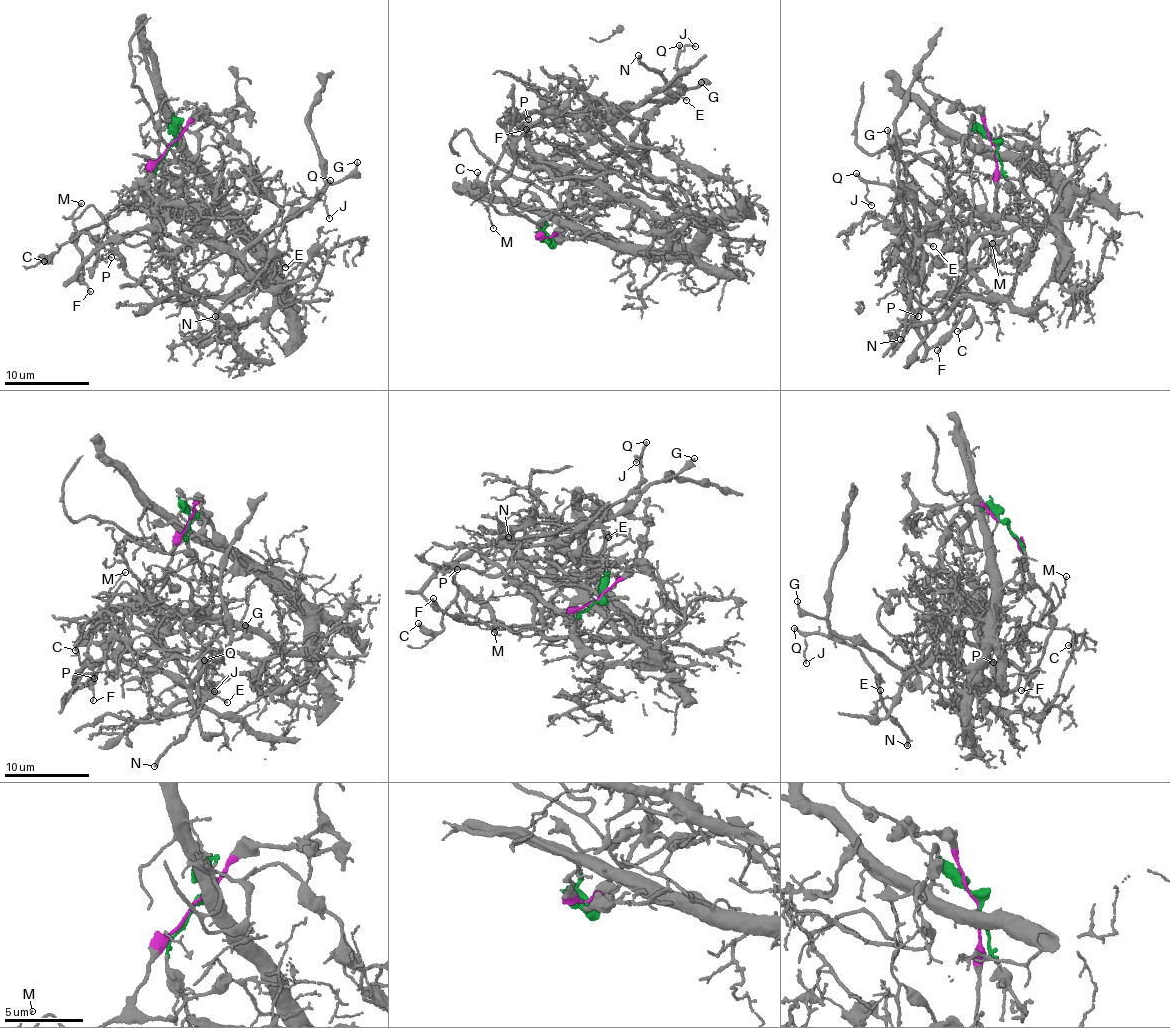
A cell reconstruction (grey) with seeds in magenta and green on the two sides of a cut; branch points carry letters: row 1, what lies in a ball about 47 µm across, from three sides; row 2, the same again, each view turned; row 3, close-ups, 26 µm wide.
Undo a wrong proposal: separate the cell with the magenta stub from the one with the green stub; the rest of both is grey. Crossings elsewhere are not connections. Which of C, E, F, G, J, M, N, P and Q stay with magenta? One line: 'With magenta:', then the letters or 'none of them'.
With magenta: C, E, F, G, J, M, N, P, Q

